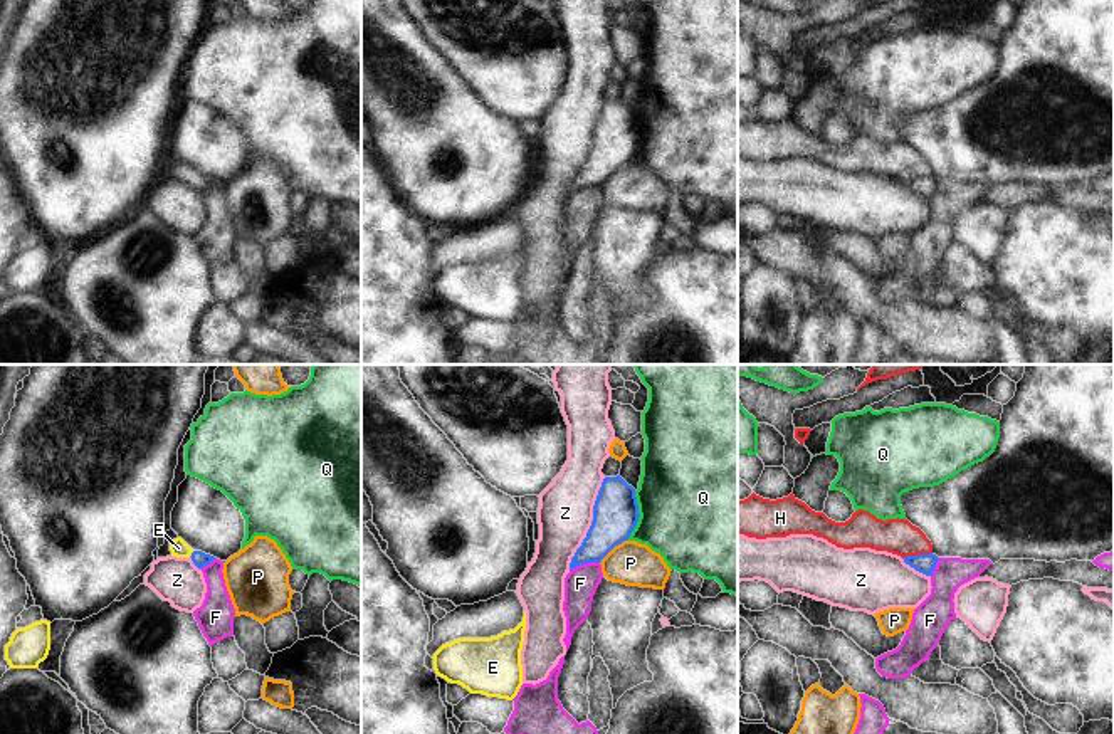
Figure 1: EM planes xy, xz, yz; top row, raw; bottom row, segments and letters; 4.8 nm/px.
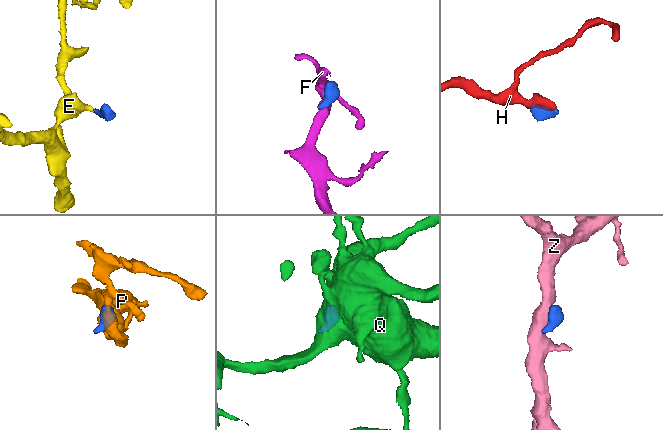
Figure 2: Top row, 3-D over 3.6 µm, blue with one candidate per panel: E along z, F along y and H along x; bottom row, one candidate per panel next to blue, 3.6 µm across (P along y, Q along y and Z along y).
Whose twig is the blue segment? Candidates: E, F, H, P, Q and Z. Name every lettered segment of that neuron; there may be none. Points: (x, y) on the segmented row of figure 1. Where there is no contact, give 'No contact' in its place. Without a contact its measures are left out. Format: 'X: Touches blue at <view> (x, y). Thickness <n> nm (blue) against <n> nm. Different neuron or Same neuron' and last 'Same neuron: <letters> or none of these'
E: Touches blue at xy (192, 555). Thickness 70 nm (blue) against 90 nm. Same neuron
F: Touches blue at xz (583, 563). Thickness 200 nm (blue) against 160 nm. Different neuron
H: Touches blue at yz (918, 555). Thickness 100 nm (blue) against 170 nm. Different neuron
P: Touches blue at xz (612, 548). Thickness 220 nm (blue) against 220 nm. Different neuron
Q: Touches blue at xz (639, 516). Thickness 220 nm (blue) against 500 nm. Different neuron
Z: Touches blue at xz (592, 523). Thickness 220 nm (blue) against 260 nm. Different neuron
Same neuron: E

